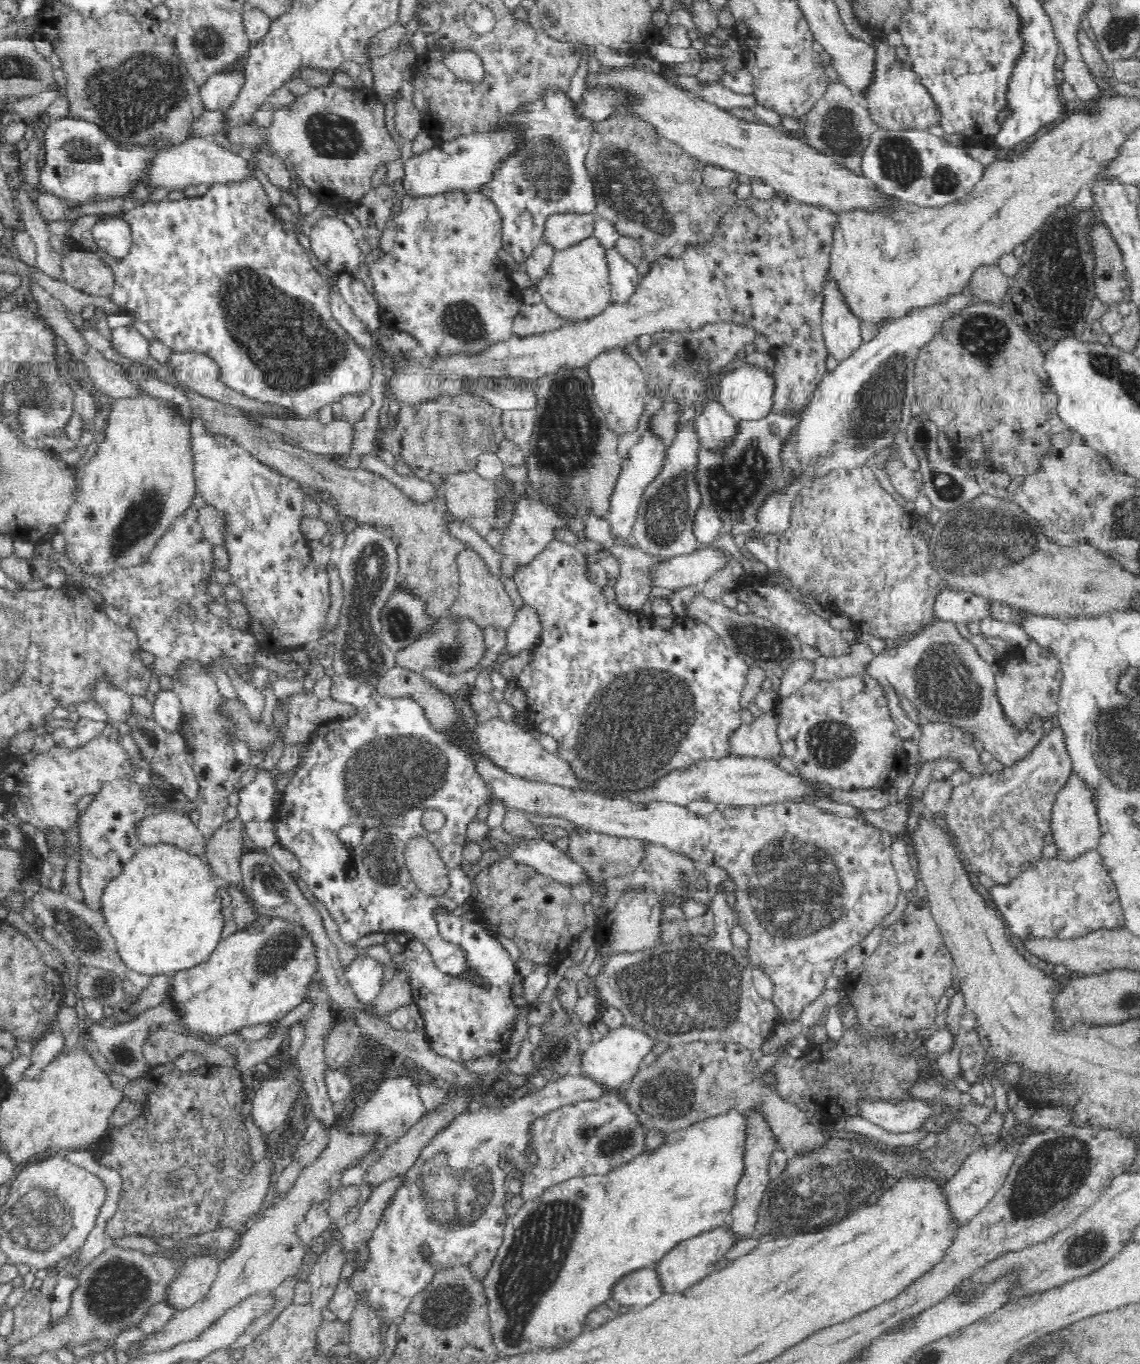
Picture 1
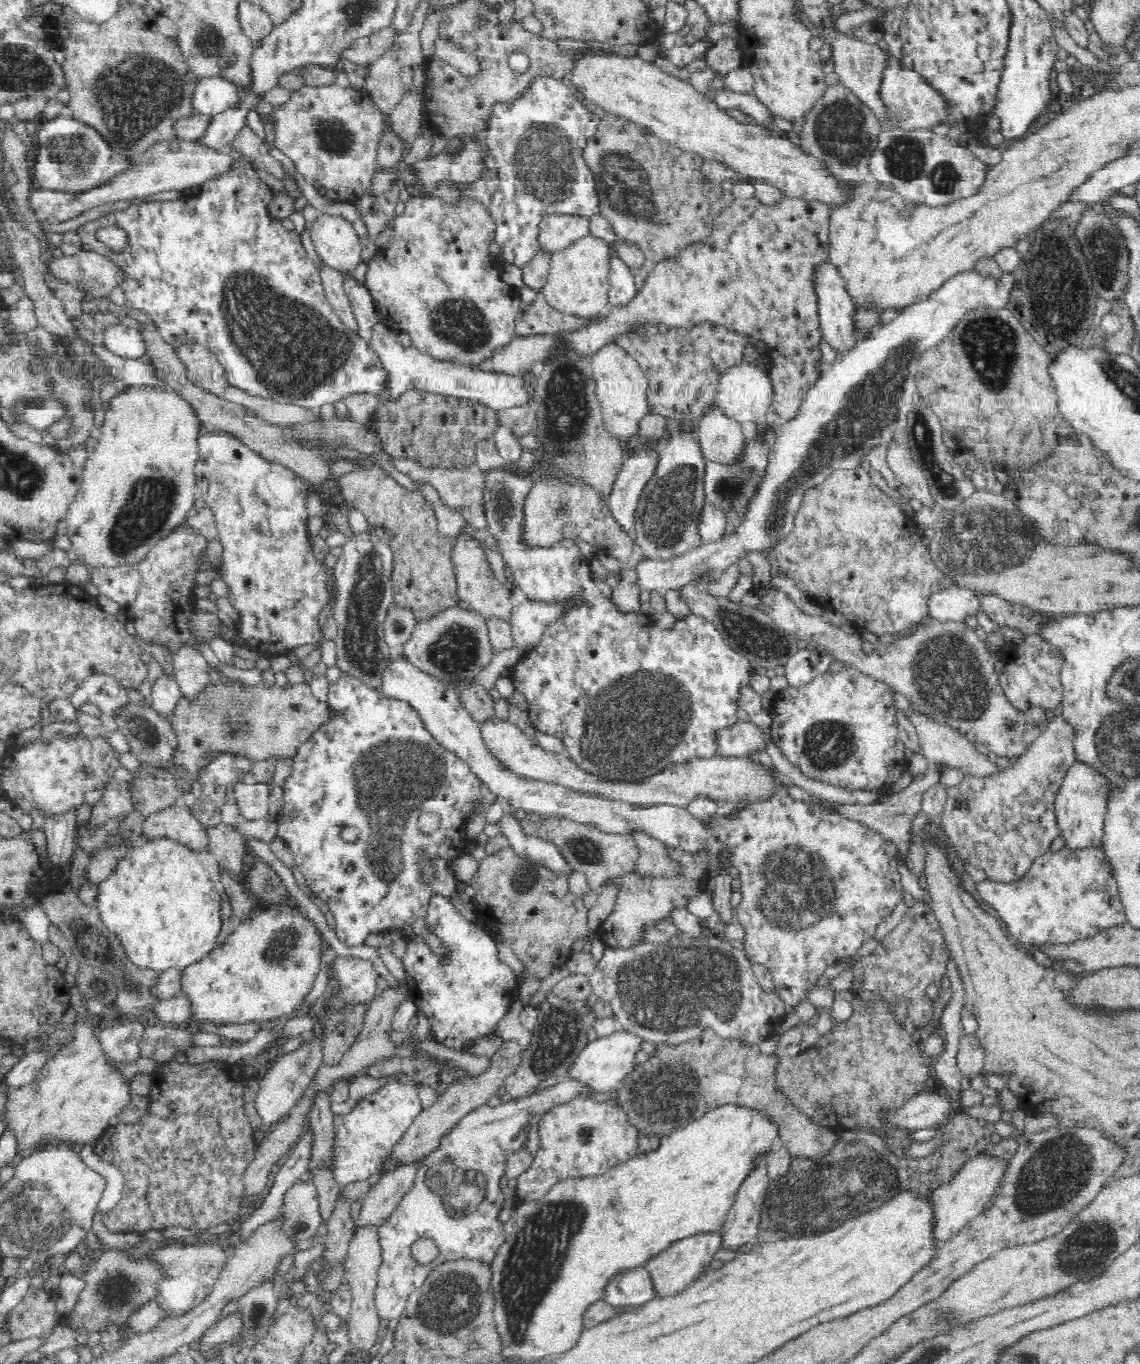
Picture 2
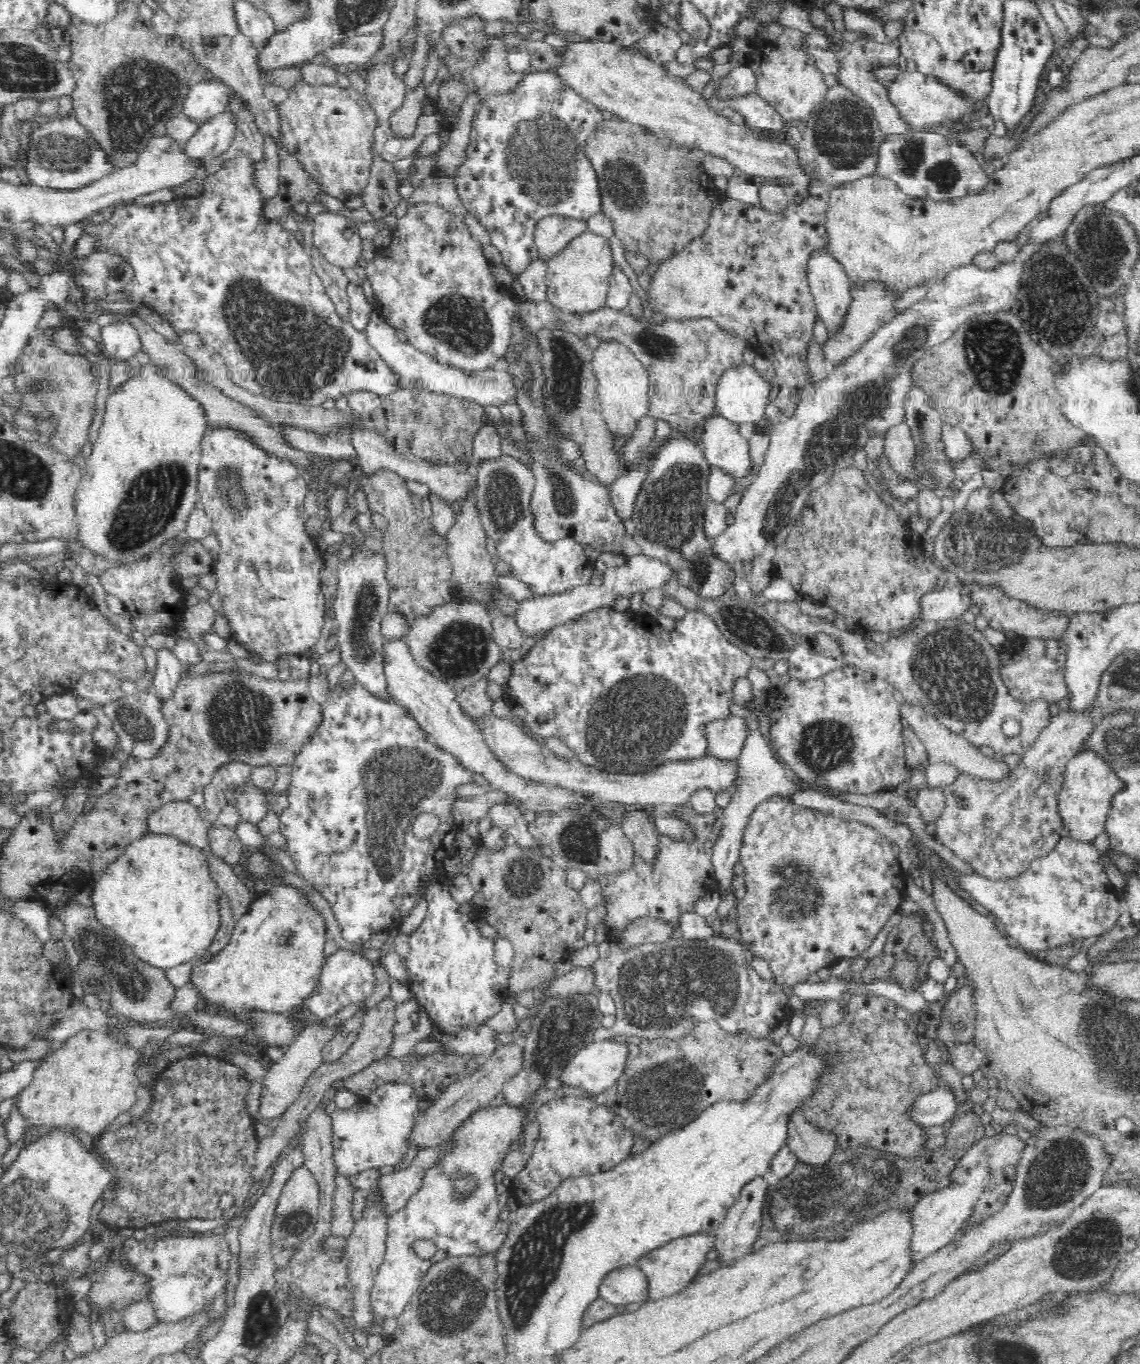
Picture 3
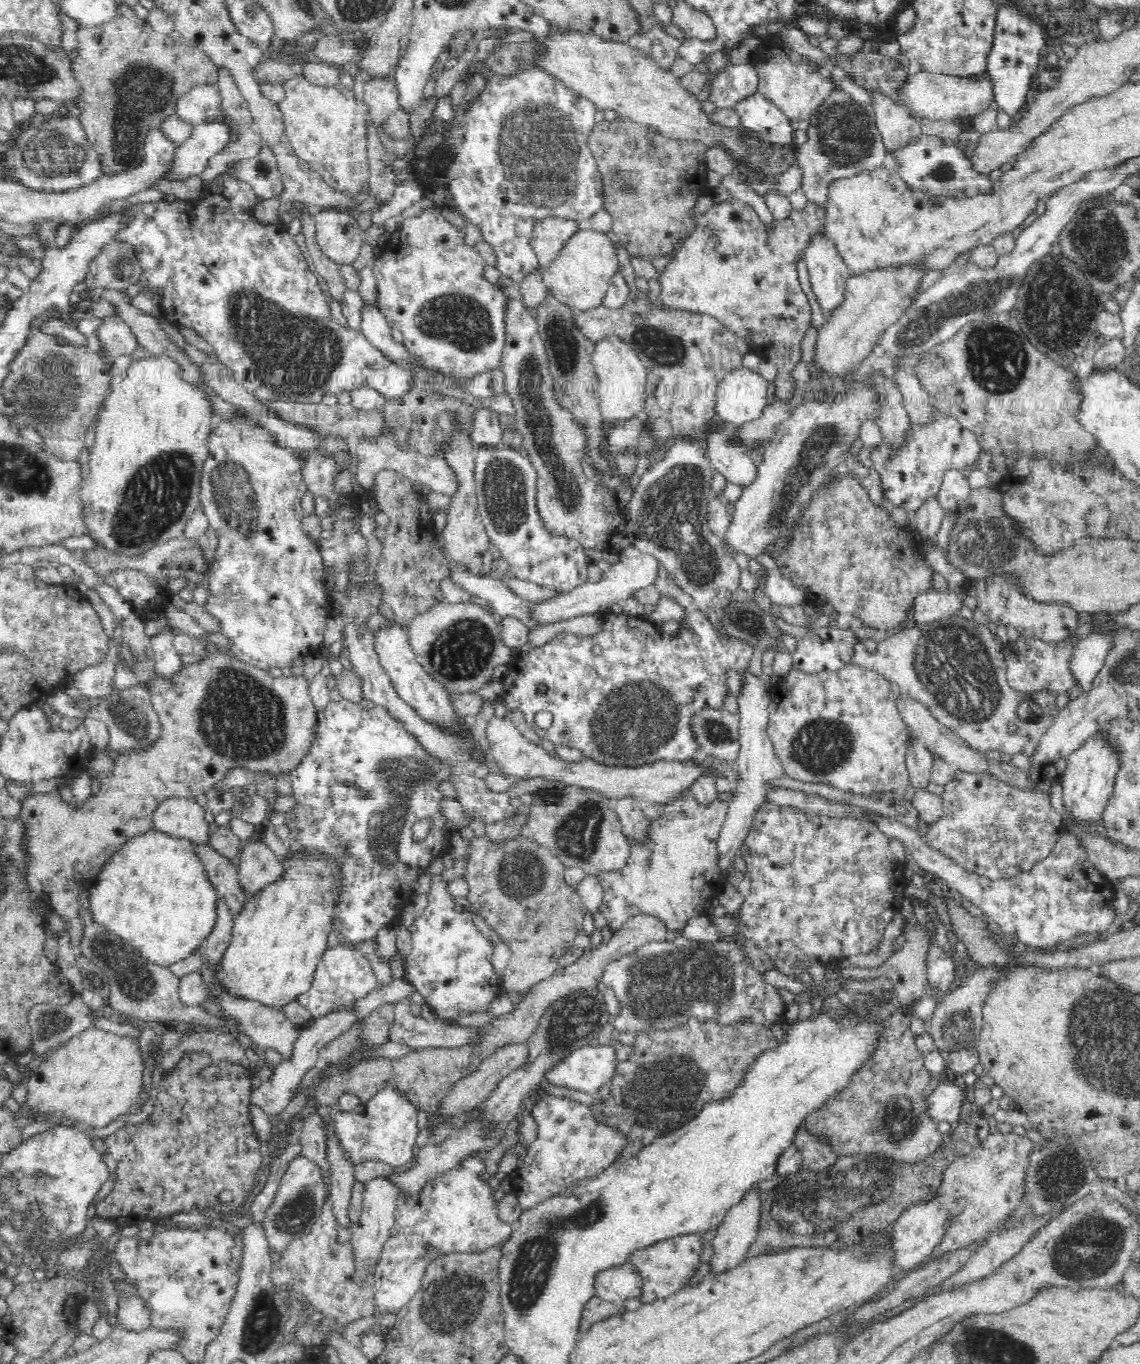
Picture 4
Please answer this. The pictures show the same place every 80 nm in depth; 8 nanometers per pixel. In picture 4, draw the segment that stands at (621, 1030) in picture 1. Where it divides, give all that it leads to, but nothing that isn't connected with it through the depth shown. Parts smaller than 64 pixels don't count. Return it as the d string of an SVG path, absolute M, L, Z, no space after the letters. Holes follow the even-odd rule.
M612 1044L595 1047L589 1045L570 1052L566 1058L550 1067L543 1078L556 1088L596 1095L602 1086L608 1085L619 1059Z

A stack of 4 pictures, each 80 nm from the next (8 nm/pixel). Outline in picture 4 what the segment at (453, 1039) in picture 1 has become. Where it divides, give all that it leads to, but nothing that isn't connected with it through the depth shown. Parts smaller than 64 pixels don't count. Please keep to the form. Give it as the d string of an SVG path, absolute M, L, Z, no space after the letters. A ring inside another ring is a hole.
M441 856L434 857L428 865L431 888L428 906L410 926L412 951L404 960L405 980L424 998L440 1018L454 1020L460 1014L484 1012L492 1000L500 995L502 981L496 977L491 962L493 943L484 938L472 922L472 914L465 909L456 912L456 902L442 878L444 864Z

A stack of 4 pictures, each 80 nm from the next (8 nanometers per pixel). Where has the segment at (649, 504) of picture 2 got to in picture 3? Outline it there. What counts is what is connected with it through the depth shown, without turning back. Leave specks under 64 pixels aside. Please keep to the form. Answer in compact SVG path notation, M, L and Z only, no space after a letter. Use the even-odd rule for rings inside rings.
M673 434L650 461L648 474L641 483L640 492L634 502L631 520L634 523L634 544L637 544L636 548L640 552L656 557L664 565L668 565L668 569L676 573L676 580L682 587L689 588L701 598L720 600L731 595L736 582L736 572L728 561L718 557L712 547L712 538L708 538L704 532L705 509L710 502L708 480L711 470L712 466L707 462L700 444L690 442L685 436Z

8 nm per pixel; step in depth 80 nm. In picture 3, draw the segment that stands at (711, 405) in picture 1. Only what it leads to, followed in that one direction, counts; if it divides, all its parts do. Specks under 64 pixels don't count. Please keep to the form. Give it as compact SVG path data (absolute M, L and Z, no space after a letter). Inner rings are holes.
M715 414L706 419L700 435L707 462L724 474L742 482L750 476L753 463L750 460L749 441L742 436L739 426Z

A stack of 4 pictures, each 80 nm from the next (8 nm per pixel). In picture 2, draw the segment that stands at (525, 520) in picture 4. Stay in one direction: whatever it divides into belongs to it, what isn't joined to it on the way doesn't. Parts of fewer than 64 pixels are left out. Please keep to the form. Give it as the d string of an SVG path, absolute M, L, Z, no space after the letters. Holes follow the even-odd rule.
M504 463L496 469L488 469L485 473L480 473L483 478L482 506L478 509L486 516L486 535L491 536L497 544L497 550L502 554L505 564L512 569L513 581L526 594L528 599L538 599L544 601L557 601L558 599L576 599L578 606L572 608L570 612L566 612L564 618L560 618L556 625L550 625L546 628L541 639L524 654L519 663L512 666L510 673L511 683L513 687L526 698L528 702L528 716L530 722L535 726L538 732L544 732L560 738L564 746L564 754L570 756L582 770L602 776L605 780L618 780L634 782L642 777L653 775L665 769L669 764L682 763L693 758L708 758L716 754L714 733L718 727L732 725L738 722L737 708L739 706L740 689L742 686L748 686L749 676L753 673L753 666L741 652L736 652L734 648L726 644L722 635L717 628L706 617L696 614L688 614L677 619L673 628L659 628L654 620L648 615L640 613L640 611L623 613L618 612L613 605L610 597L602 594L600 589L596 587L593 573L590 571L591 560L586 558L576 546L576 542L572 539L563 539L556 546L545 547L542 545L526 543L525 538L525 503L529 493L533 487L533 473L520 474L515 470L515 466Z

